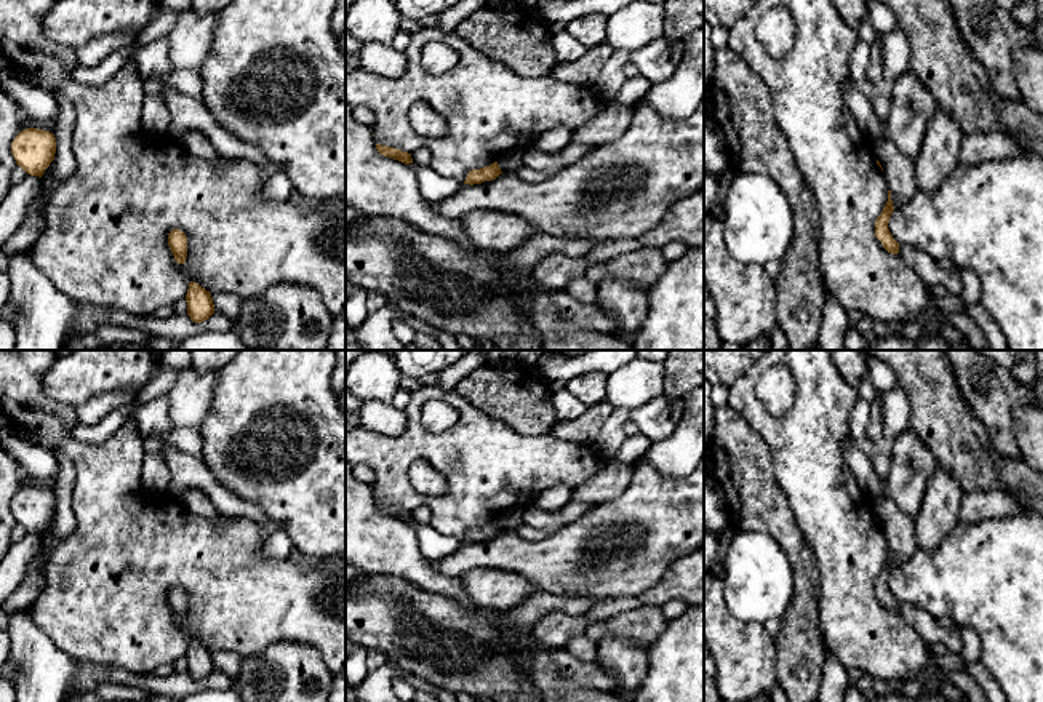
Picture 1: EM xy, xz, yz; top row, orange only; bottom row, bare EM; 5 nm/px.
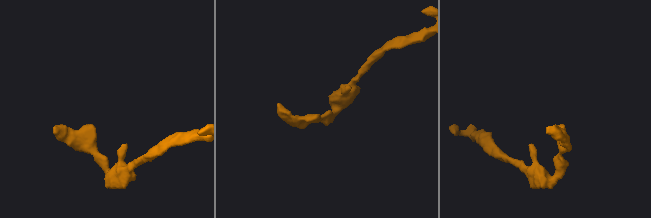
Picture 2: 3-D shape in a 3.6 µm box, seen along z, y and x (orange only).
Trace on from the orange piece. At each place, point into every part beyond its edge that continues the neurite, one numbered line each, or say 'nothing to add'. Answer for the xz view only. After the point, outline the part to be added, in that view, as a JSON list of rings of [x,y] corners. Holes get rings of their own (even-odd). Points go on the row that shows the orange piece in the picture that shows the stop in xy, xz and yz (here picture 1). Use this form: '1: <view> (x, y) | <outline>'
nothing to add

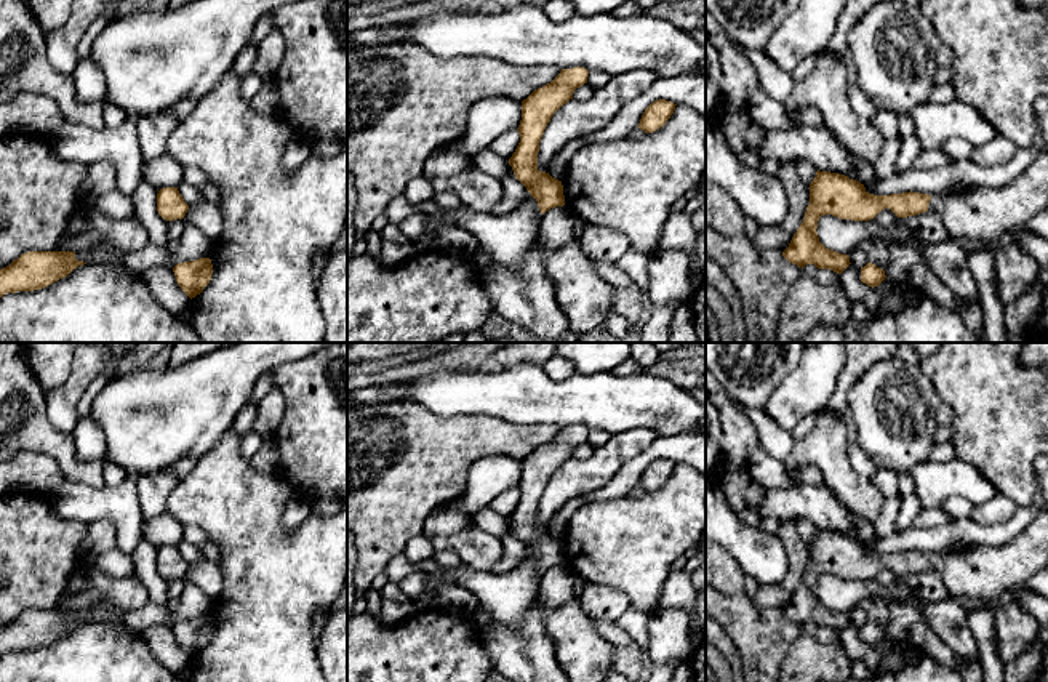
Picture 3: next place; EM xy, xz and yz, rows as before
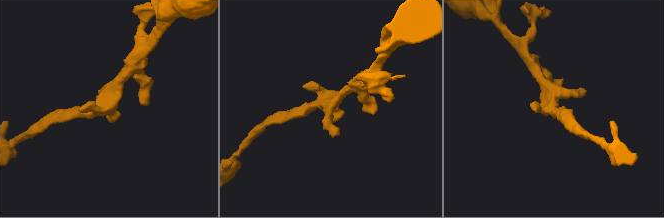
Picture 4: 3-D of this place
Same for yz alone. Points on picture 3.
1: yz (983, 215) | [[[1048,154],[1013,183],[1000,189],[976,189],[950,197],[931,195],[928,210],[936,211],[950,240],[971,239],[989,245],[997,237],[1022,227],[1048,208]]]

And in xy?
nothing to add

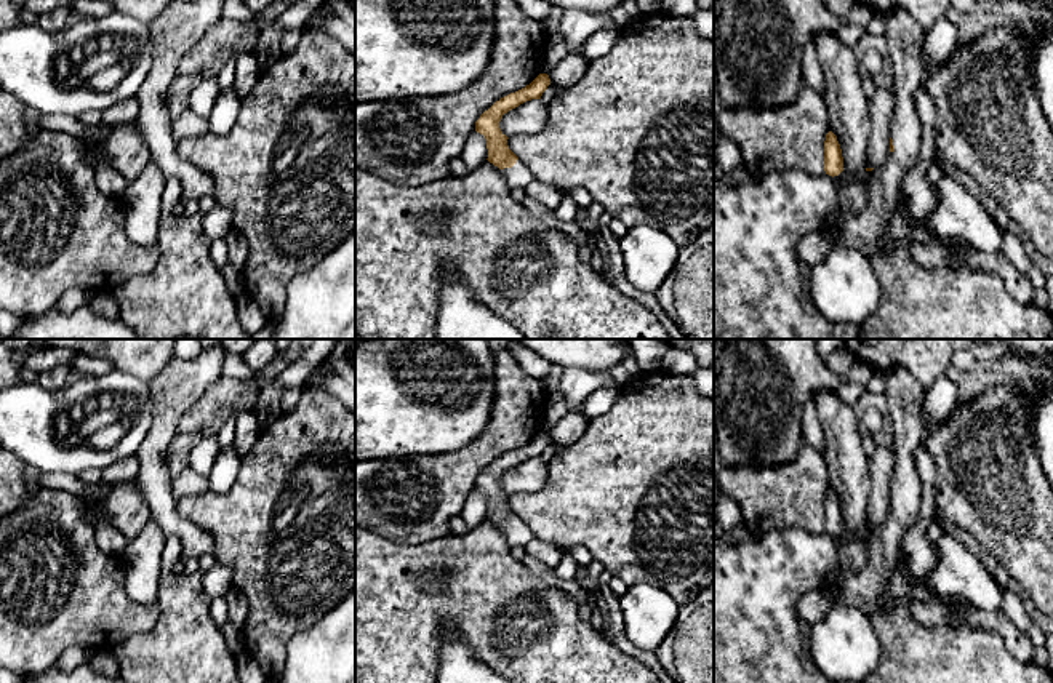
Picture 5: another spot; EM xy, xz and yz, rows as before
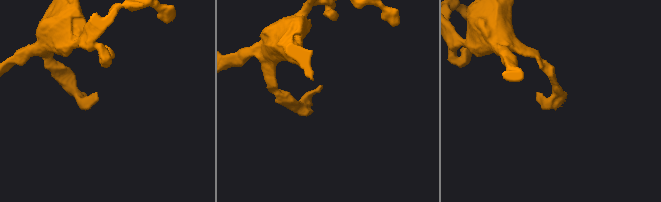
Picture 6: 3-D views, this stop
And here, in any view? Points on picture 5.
1: xz (519, 175) | [[[522,158],[512,168],[501,170],[507,186],[525,189],[535,178],[530,168],[523,163]]]

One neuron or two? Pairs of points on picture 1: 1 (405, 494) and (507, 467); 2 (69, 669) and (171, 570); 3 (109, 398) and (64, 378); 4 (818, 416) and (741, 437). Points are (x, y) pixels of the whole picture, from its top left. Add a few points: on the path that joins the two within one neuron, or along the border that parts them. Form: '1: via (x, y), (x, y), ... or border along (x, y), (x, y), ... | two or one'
1: via (431, 501), (467, 501), (482, 486) | one
2: border along (48, 637), (59, 650), (83, 662) | two
3: border along (138, 392), (104, 390), (75, 406) | two
4: border along (730, 405), (763, 440), (773, 466) | two

